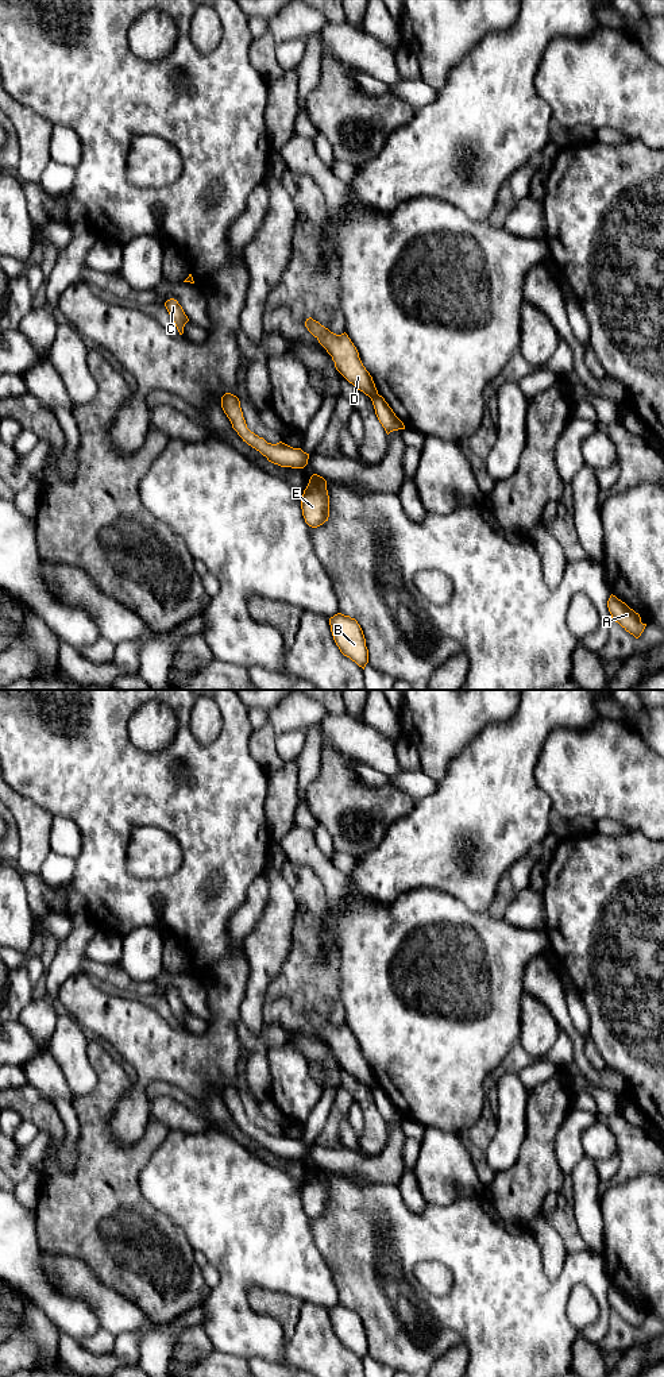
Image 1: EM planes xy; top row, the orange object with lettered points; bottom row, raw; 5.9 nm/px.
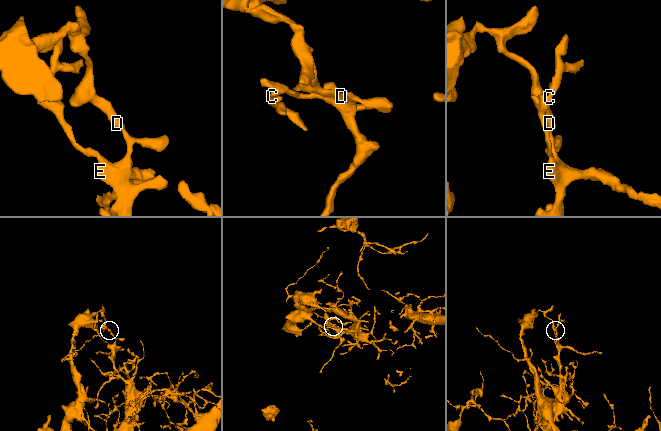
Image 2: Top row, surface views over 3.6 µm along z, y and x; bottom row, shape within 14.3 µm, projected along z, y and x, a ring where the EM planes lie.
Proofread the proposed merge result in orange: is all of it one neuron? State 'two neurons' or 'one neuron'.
two neurons

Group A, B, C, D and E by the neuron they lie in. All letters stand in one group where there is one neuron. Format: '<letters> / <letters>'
A B C E / D

